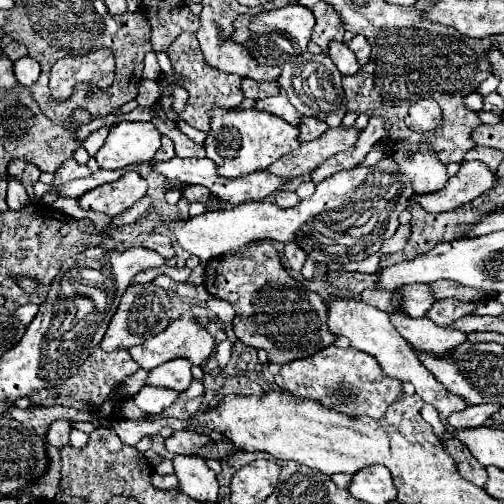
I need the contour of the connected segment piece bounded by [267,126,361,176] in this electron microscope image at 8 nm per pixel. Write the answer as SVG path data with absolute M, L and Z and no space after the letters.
M357 126L329 128L319 140L301 144L301 148L293 154L279 158L267 172L275 172L277 176L301 176L303 172L311 172L327 158L351 148L357 142L359 134L361 130Z

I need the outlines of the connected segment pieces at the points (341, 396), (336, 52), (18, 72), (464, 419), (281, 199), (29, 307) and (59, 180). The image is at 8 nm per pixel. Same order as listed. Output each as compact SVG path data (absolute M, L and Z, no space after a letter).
M331 346L323 348L323 352L317 352L315 356L293 360L291 364L285 364L281 368L281 372L275 376L275 384L283 392L293 394L295 398L315 400L325 408L341 412L349 418L357 416L381 418L385 410L401 396L401 382L385 376L377 360L373 360L373 356L351 346L349 348Z
M329 42L329 56L343 74L355 74L361 68L355 52L351 52L345 42Z
M29 56L19 58L19 60L13 64L13 68L15 68L15 76L17 76L19 84L23 84L23 86L27 86L27 88L29 88L29 86L33 86L33 84L37 82L39 74L41 74L39 62L31 60Z
M477 404L477 406L469 406L463 412L455 412L453 416L449 416L449 424L455 428L477 428L483 426L487 418L491 418L491 414L495 414L499 410L499 404Z
M283 190L283 192L275 192L275 204L281 206L281 208L293 208L297 206L301 200L295 192L289 192L289 190Z
M25 304L25 306L19 306L19 308L15 310L15 316L17 316L23 324L29 324L29 322L35 318L35 314L37 314L37 306L35 306L35 304Z
M67 160L67 164L63 164L63 168L59 168L59 172L55 172L55 180L51 182L51 186L63 186L65 182L69 180L75 180L75 178L83 178L83 176L91 176L91 170L89 166L85 164L79 164L77 160Z

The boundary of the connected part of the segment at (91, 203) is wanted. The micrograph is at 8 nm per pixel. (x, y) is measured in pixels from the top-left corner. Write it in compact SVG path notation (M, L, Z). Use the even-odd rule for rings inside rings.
M125 172L119 180L93 188L79 198L81 208L97 210L107 216L117 216L131 208L137 200L147 194L147 182L139 172Z

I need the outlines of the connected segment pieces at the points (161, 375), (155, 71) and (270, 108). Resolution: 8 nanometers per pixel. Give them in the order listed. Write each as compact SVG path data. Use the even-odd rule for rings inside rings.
M171 360L171 364L163 364L153 368L145 380L147 386L161 386L175 392L185 392L191 384L191 366L187 360Z
M149 52L145 56L145 70L143 70L143 78L151 78L151 80L157 80L161 76L161 68L157 64L157 58L155 58L155 52Z
M280 90L279 96L271 96L271 98L265 98L265 100L257 100L255 110L263 110L263 112L271 112L279 118L283 118L285 122L293 124L293 126L299 126L299 118L301 114L291 106L289 98L284 90Z

